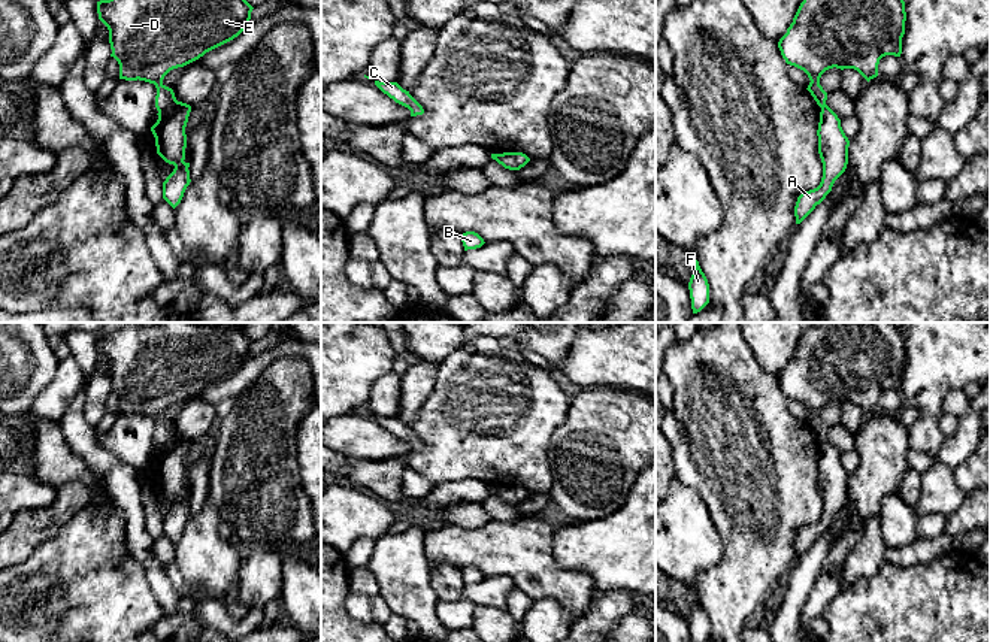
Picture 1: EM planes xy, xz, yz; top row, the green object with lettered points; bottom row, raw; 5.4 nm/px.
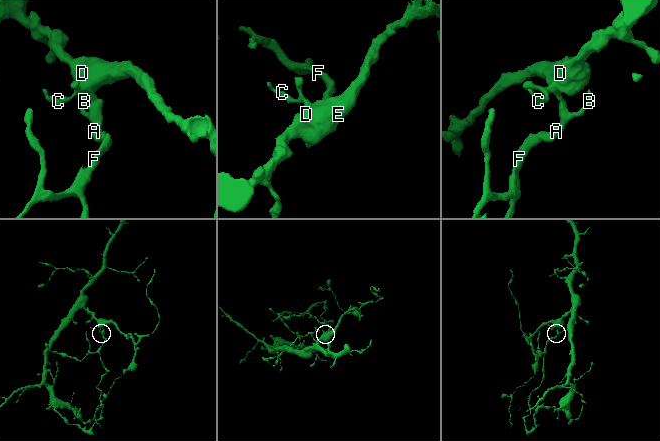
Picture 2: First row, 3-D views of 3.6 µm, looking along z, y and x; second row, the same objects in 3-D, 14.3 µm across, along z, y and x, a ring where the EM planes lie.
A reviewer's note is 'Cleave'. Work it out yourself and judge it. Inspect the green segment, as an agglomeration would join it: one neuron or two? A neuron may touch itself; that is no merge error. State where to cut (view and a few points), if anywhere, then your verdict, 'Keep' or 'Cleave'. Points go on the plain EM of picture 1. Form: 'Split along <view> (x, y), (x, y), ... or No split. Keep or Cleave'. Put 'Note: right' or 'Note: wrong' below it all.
Split along xy (176, 435), (159, 445). Cleave
Note: right

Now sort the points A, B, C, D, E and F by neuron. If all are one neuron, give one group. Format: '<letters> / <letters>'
A B F / C D E

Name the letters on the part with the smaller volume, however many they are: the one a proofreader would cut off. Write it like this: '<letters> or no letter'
A, B, F

